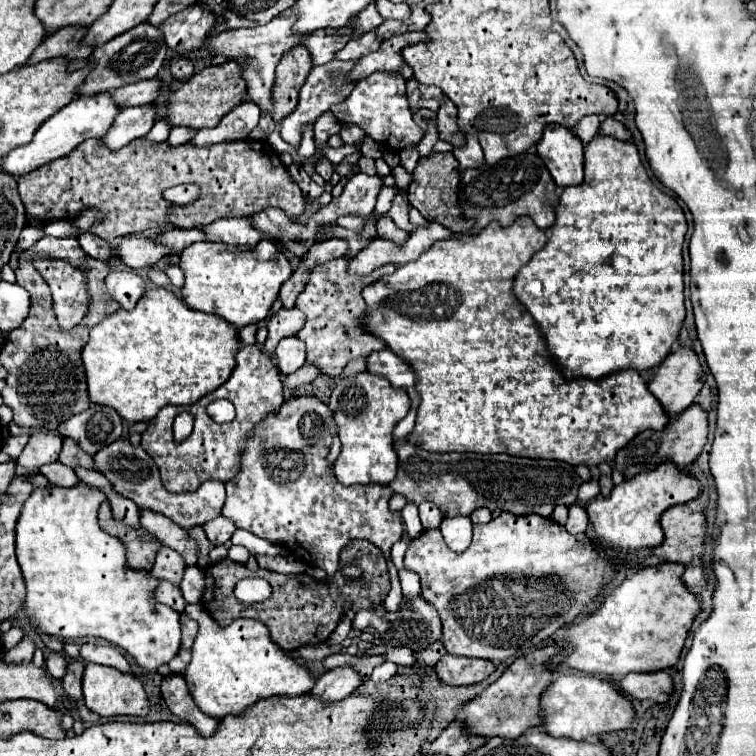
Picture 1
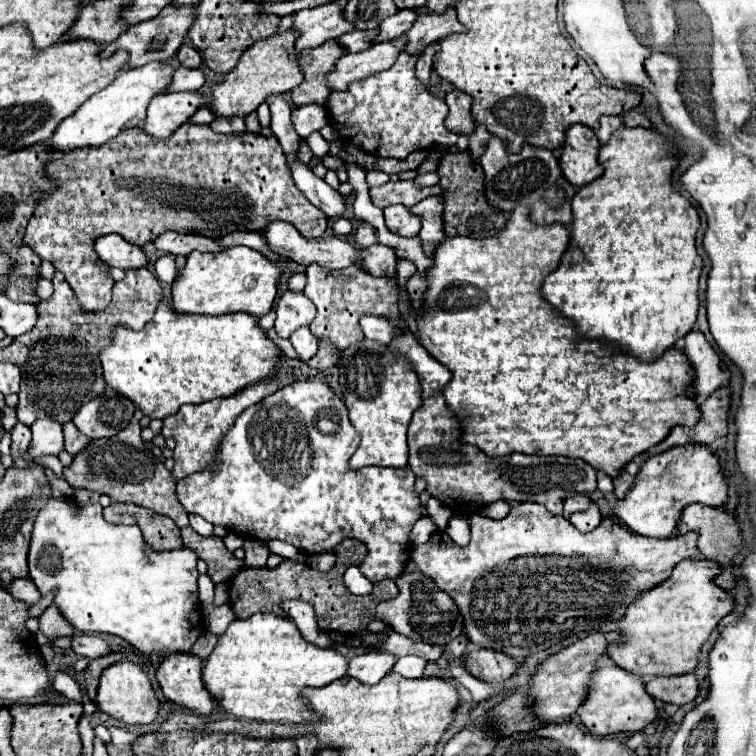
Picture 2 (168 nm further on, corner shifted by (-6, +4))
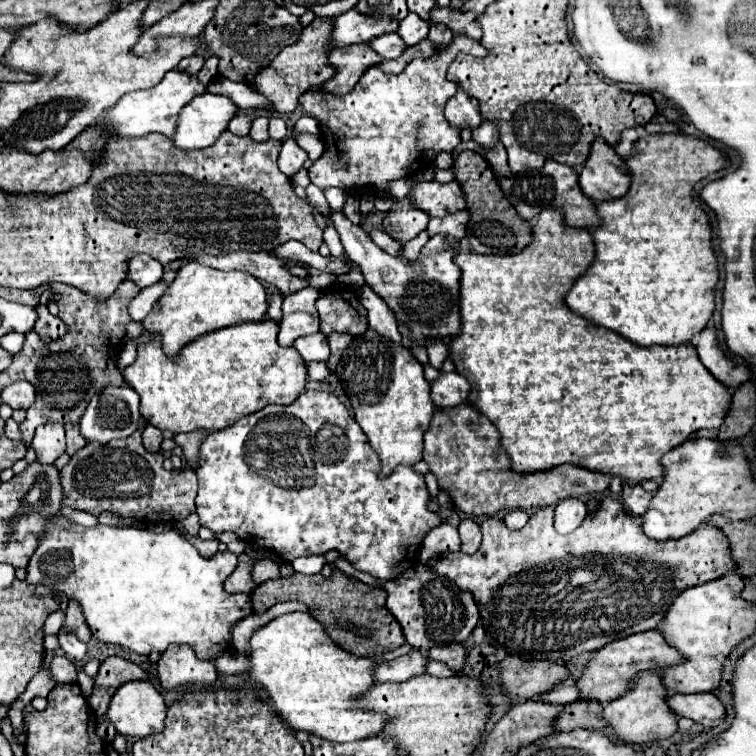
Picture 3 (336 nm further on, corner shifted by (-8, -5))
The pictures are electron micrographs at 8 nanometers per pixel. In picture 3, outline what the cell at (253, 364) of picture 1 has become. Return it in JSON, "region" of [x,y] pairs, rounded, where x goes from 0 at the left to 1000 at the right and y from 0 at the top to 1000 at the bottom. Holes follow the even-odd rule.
{"region":[[[258,569],[258,571],[250,571],[250,574],[234,574],[231,577],[231,585],[242,593],[242,601],[245,601],[245,608],[253,614],[253,619],[261,616],[261,598],[263,598],[263,587],[269,582],[269,577],[274,577],[276,571],[274,569]]]}

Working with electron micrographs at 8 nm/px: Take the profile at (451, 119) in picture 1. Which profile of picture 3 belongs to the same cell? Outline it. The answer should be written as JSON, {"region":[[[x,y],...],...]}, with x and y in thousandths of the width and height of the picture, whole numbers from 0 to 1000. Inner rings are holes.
{"region":[[[604,119],[604,124],[591,132],[589,156],[594,159],[597,167],[604,169],[631,169],[631,164],[639,161],[634,148],[634,135],[618,127],[612,119]]]}

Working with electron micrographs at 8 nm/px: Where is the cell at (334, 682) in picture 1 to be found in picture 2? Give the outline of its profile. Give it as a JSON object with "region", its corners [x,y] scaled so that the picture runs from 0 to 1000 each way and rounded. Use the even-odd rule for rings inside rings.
{"region":[[[480,864],[462,872],[462,885],[456,896],[472,898],[483,906],[496,906],[509,890],[517,888],[525,869],[515,864]]]}

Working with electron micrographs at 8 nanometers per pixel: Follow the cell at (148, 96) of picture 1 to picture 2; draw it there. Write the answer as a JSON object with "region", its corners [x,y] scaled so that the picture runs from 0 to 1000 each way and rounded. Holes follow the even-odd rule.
{"region":[[[237,89],[218,120],[221,123],[224,120],[261,120],[261,118],[266,118],[269,110],[271,110],[271,99],[269,99],[266,89],[261,89],[261,91]]]}

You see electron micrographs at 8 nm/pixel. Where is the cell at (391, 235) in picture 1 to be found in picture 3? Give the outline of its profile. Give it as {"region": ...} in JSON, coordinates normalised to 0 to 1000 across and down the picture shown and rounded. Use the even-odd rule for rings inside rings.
{"region":[[[536,259],[533,265],[522,265],[507,291],[509,307],[530,323],[546,317],[554,307],[565,302],[565,296],[567,296],[567,283],[552,275],[544,259]]]}

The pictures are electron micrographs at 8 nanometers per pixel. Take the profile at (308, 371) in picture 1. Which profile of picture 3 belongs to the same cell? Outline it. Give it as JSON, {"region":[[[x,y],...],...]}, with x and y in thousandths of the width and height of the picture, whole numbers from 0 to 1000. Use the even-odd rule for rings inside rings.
{"region":[[[438,439],[438,442],[433,444],[433,450],[435,450],[435,458],[438,458],[438,474],[433,476],[433,484],[435,484],[435,489],[443,489],[448,474],[451,474],[451,468],[454,468],[454,463],[456,463],[456,460],[462,458],[462,452],[464,452],[464,444],[462,444],[459,439]]]}

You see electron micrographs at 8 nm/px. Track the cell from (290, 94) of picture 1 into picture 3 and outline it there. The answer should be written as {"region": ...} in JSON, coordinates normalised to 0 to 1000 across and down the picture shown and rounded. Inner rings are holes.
{"region":[[[467,58],[459,63],[440,63],[435,69],[435,82],[446,90],[446,98],[427,111],[430,122],[454,127],[470,116],[475,103],[507,77],[491,66],[488,58]]]}

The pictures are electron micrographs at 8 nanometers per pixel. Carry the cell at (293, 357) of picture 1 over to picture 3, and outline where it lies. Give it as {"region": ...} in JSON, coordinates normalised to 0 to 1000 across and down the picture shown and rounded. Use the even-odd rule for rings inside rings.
{"region":[[[419,439],[419,442],[411,442],[411,444],[401,444],[401,447],[390,450],[388,458],[393,460],[393,466],[398,468],[398,474],[403,479],[433,476],[435,468],[438,468],[435,455],[433,455],[433,444],[427,439]]]}

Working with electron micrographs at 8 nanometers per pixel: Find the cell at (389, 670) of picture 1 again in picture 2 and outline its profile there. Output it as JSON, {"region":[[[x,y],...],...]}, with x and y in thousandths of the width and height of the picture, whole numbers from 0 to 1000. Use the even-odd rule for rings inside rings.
{"region":[[[541,866],[541,869],[528,869],[525,872],[525,877],[520,880],[520,890],[528,890],[528,893],[533,893],[533,896],[557,896],[560,893],[560,885],[562,885],[562,872],[557,872],[557,869],[546,869],[546,866]]]}

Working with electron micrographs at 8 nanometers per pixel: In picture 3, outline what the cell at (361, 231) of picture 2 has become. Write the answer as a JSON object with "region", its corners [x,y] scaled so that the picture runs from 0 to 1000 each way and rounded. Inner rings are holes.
{"region":[[[496,304],[496,307],[491,307],[491,315],[493,315],[493,320],[496,320],[504,331],[509,331],[512,336],[528,339],[528,336],[533,333],[533,323],[525,323],[525,320],[512,310],[512,307]]]}

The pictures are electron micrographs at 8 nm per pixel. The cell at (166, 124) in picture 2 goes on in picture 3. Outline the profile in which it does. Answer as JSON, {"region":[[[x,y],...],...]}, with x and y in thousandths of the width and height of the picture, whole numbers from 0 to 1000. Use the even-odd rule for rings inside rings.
{"region":[[[287,124],[261,127],[242,148],[237,151],[234,175],[229,180],[231,193],[253,196],[276,196],[300,172],[303,161],[313,153],[316,143],[300,130]]]}

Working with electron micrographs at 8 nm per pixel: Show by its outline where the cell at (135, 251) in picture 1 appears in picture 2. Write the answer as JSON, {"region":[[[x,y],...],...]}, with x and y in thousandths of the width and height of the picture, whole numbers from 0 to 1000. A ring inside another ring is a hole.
{"region":[[[231,306],[213,308],[208,316],[202,316],[202,327],[213,332],[216,337],[250,337],[253,332],[290,332],[292,329],[276,313],[239,311]]]}

